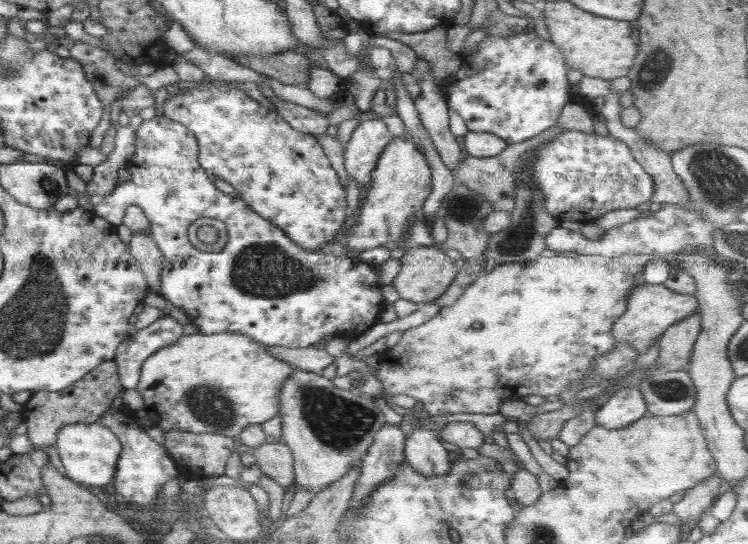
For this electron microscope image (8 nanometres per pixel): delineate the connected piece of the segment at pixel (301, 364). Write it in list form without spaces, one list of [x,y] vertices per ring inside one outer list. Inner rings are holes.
[[[266,345],[266,349],[272,353],[272,357],[290,363],[303,372],[320,373],[326,366],[330,366],[335,361],[334,356],[328,354],[318,345],[306,348]]]

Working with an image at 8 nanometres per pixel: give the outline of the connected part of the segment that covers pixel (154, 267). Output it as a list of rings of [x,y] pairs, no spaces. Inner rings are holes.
[[[138,232],[133,234],[127,246],[138,261],[138,267],[146,277],[149,290],[160,292],[160,273],[162,273],[164,257],[154,240],[148,232]]]

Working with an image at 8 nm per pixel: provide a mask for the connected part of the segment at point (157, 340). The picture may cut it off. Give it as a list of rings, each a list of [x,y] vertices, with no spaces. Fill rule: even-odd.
[[[172,316],[162,317],[136,330],[131,328],[127,336],[116,348],[113,361],[118,368],[119,380],[122,388],[135,388],[138,385],[142,368],[148,356],[154,352],[174,344],[185,333],[185,328]]]

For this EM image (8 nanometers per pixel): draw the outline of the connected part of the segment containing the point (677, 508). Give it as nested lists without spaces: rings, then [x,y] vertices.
[[[709,475],[708,478],[687,489],[682,499],[673,504],[672,512],[680,518],[679,524],[699,518],[700,510],[705,506],[712,506],[725,488],[726,484],[719,475]]]

